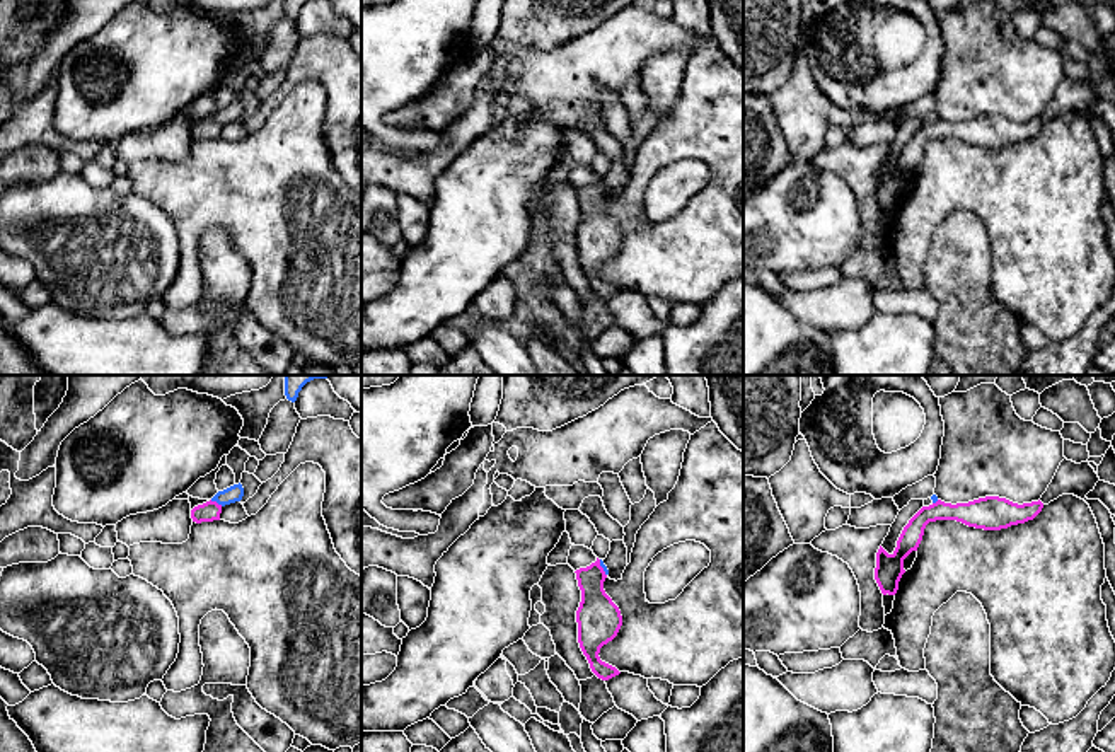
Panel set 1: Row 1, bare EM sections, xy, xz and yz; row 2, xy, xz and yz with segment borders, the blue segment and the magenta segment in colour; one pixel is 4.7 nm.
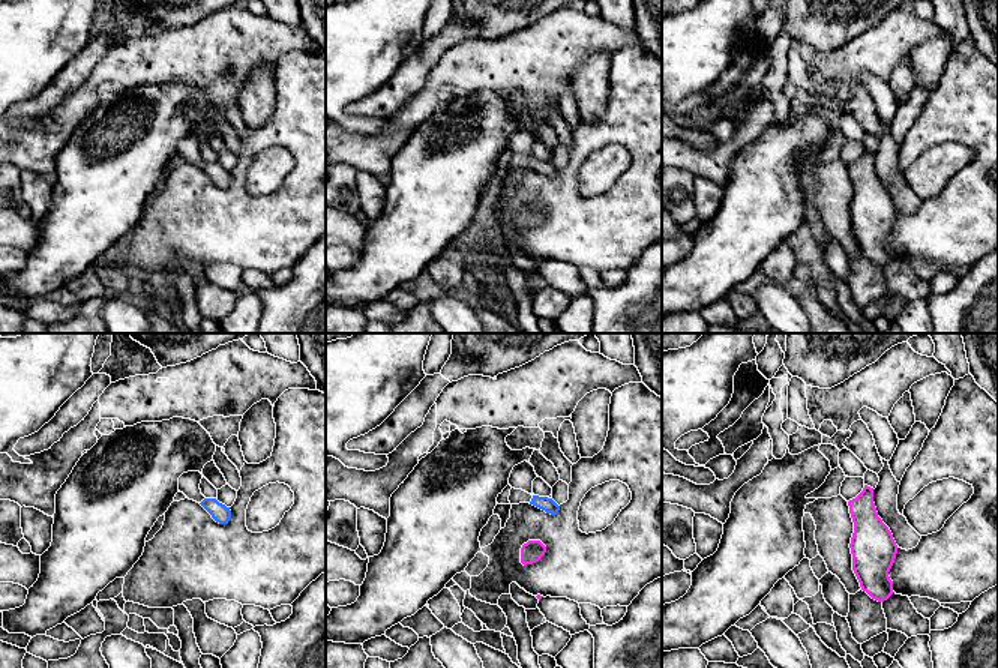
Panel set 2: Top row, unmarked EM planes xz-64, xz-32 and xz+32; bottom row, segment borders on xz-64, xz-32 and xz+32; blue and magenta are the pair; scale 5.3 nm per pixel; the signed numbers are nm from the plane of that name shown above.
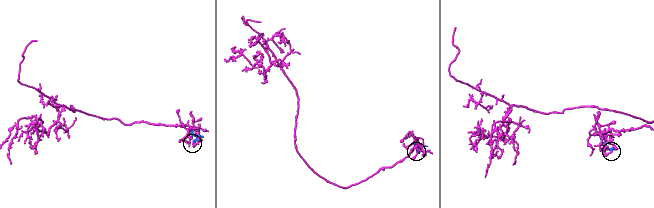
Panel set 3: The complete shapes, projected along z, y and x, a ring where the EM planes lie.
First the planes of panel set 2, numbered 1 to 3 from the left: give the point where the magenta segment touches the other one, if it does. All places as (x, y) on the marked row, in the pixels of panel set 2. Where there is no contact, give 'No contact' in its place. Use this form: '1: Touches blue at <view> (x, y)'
1: No contact
2: No contact
3: No contact

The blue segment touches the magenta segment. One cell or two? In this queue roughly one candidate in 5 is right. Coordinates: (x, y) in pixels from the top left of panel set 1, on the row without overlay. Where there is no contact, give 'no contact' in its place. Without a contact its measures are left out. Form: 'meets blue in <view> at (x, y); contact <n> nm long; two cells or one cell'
meets blue in xy at (217, 120); contact 70 nm long; two cells

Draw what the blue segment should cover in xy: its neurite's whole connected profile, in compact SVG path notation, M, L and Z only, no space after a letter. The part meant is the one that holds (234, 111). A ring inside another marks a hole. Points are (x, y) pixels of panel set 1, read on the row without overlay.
M234 102L223 109L218 109L211 119L217 119L218 123L225 124L225 123L230 123L230 121L235 121L235 119L240 119L244 114L244 106L242 102Z

